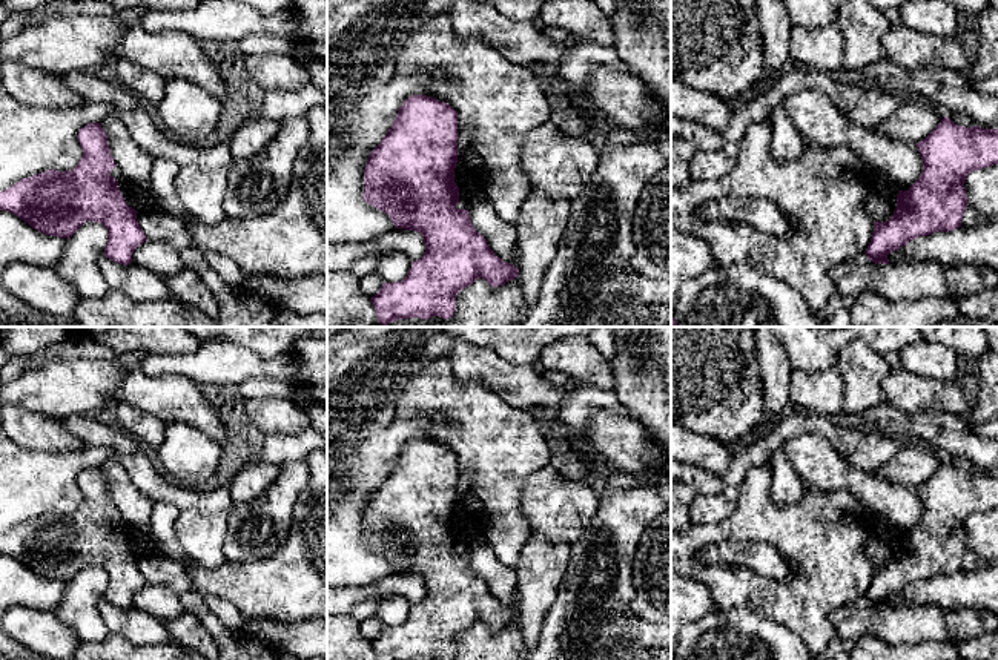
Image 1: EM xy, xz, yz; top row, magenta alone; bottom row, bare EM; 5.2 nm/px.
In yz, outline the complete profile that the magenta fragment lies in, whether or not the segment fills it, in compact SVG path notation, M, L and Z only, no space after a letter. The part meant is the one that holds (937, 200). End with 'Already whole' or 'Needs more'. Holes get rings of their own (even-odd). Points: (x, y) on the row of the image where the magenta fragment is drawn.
M947 115L915 146L923 172L907 190L886 192L894 215L884 223L874 221L864 252L875 264L889 264L887 255L915 238L961 227L966 177L998 164L998 129L958 126Z. Needs more

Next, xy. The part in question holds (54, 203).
M100 123L86 124L78 130L77 138L83 155L72 170L49 169L17 181L0 192L0 210L17 215L40 233L66 239L88 221L101 223L107 229L104 256L127 266L132 262L134 250L147 241L137 221L137 192L115 164Z. Needs more

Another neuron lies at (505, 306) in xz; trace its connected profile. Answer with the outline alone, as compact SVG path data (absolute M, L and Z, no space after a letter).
M479 278L456 295L456 312L448 319L408 318L376 327L517 327L530 310L517 278L499 287Z

